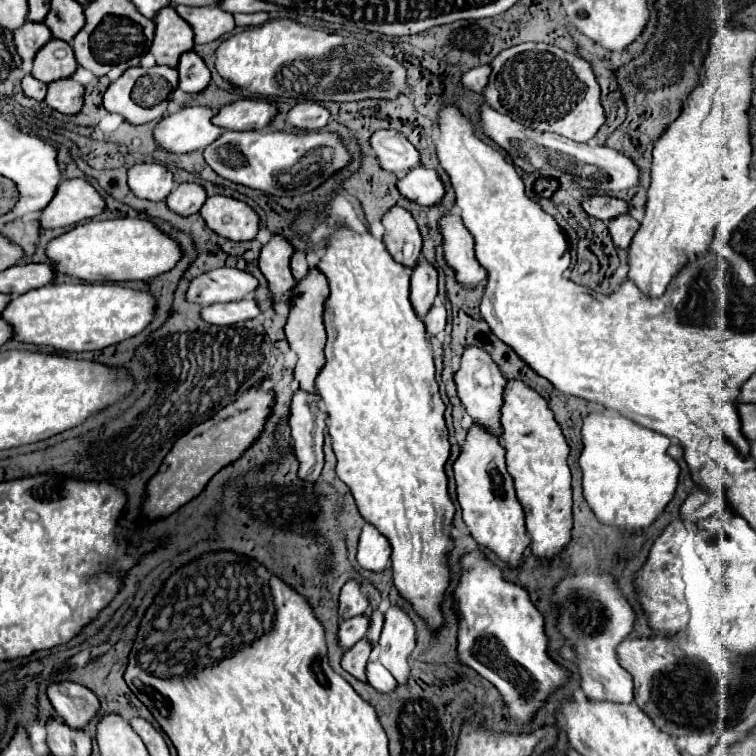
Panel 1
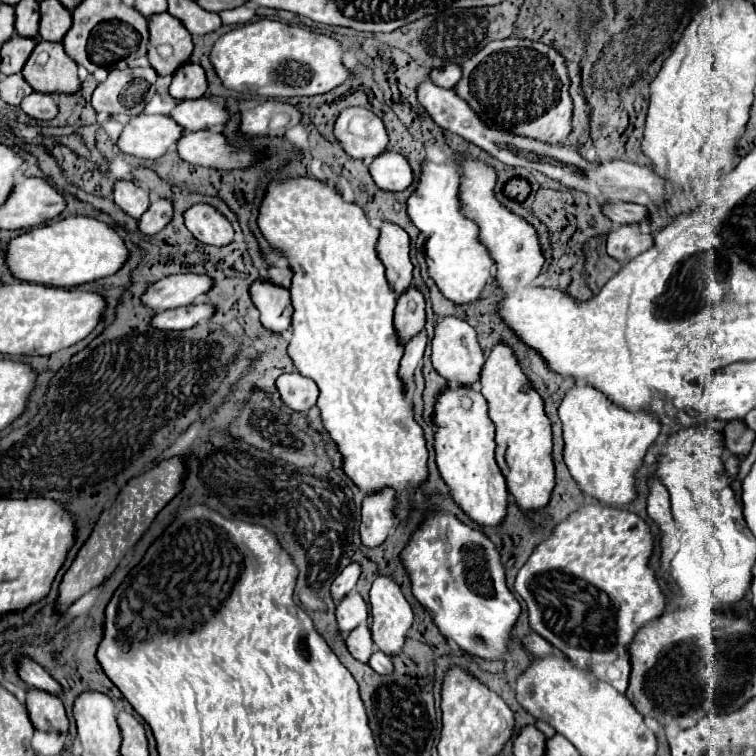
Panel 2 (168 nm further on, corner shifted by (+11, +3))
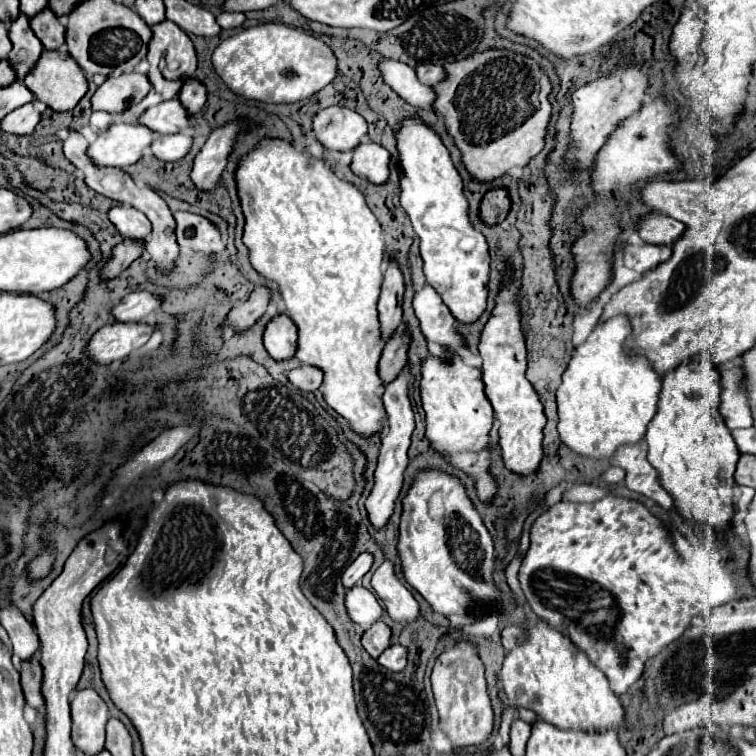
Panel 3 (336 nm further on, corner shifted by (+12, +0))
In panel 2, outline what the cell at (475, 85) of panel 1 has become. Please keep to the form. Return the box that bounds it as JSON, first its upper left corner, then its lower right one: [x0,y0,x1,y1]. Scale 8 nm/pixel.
[431,64,461,88]

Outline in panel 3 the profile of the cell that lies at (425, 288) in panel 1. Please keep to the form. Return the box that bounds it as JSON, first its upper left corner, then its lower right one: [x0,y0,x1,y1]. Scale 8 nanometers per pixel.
[378,333,410,385]

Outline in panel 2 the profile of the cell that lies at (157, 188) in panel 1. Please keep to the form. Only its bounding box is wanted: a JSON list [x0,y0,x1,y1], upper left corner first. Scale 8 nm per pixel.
[115,180,149,218]

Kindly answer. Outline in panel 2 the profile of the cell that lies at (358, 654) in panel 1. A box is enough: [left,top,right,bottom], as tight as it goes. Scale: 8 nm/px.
[345,624,373,662]

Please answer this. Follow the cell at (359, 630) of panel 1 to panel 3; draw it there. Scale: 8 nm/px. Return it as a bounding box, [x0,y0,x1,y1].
[346,585,384,627]

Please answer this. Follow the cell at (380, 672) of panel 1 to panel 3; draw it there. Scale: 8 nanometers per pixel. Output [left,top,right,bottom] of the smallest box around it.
[380,645,408,671]

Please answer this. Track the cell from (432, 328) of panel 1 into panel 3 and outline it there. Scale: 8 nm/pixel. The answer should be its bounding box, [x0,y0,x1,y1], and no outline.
[366,373,414,527]

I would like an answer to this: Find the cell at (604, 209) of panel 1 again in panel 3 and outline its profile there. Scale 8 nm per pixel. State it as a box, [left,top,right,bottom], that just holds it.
[638,213,686,245]

